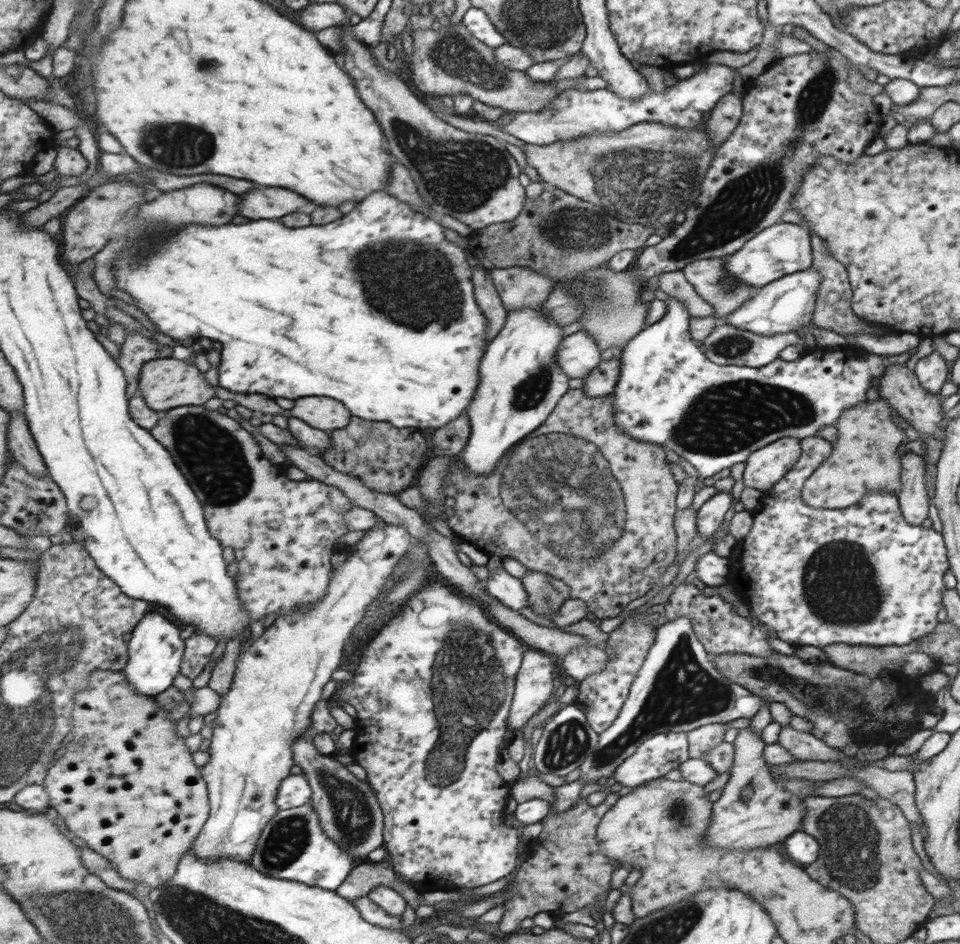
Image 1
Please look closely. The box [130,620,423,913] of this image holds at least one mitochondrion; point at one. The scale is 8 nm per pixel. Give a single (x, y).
(354, 820)

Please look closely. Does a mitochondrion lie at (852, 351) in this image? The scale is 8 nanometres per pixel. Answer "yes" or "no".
no

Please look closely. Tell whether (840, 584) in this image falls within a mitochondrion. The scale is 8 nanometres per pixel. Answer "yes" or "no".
yes

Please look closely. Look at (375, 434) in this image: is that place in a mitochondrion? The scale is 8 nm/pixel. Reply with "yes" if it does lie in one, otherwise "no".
yes

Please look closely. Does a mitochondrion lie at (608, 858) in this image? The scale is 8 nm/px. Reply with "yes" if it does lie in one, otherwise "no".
no

